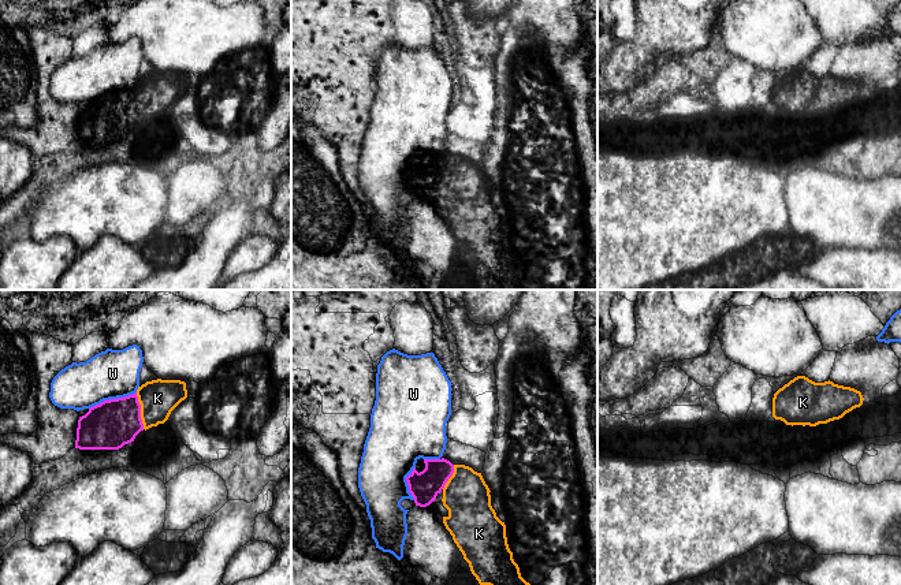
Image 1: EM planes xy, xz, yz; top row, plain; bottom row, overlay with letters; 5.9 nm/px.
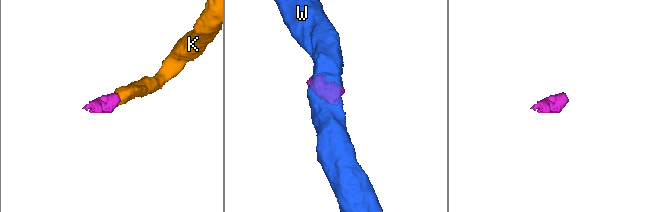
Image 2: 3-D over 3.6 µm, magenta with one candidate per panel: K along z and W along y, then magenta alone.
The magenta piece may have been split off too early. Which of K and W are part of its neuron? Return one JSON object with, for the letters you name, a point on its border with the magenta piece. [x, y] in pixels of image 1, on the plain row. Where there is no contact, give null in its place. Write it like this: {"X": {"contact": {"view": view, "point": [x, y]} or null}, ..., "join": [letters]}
{"K": {"contact": {"view": "xy", "point": [140, 104]}}, "join": ["K"]}

